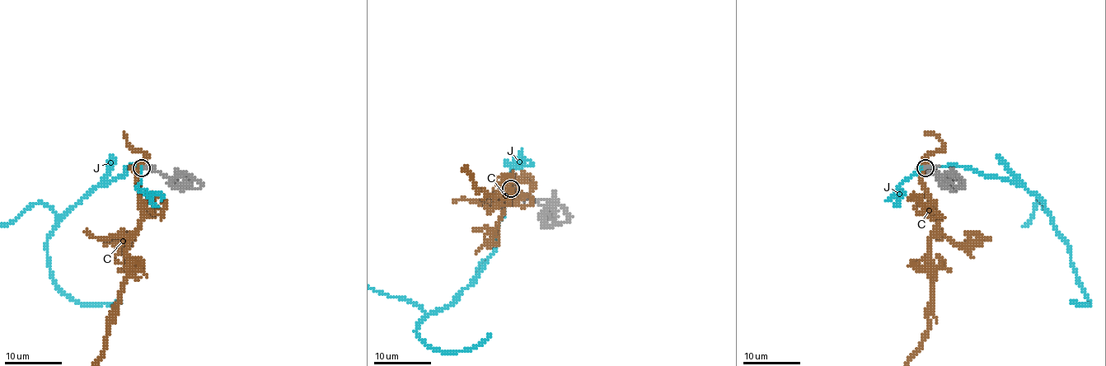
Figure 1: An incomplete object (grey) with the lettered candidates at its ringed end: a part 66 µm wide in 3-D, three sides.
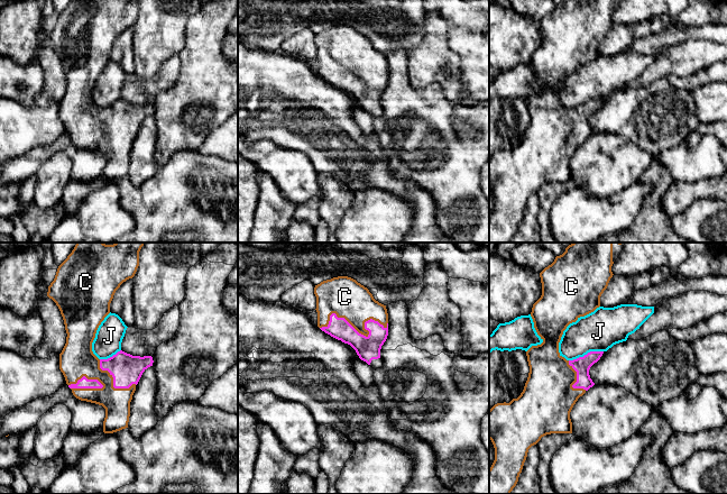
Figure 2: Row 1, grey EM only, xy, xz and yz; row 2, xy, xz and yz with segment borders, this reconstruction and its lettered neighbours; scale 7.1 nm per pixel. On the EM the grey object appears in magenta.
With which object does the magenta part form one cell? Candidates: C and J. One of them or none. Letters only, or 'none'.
C

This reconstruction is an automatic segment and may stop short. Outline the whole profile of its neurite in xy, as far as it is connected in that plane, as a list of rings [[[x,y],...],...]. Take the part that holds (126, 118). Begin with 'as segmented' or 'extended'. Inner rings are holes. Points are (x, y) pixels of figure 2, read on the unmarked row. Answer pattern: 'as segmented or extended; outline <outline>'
extended; outline [[[72,0],[58,15],[47,45],[58,55],[67,82],[59,102],[59,118],[73,144],[105,157],[103,181],[113,182],[128,176],[130,150],[142,121],[153,115],[151,104],[132,104],[122,99],[108,108],[99,108],[92,100],[96,79],[110,62],[116,39],[132,27],[139,15],[139,0]]]

